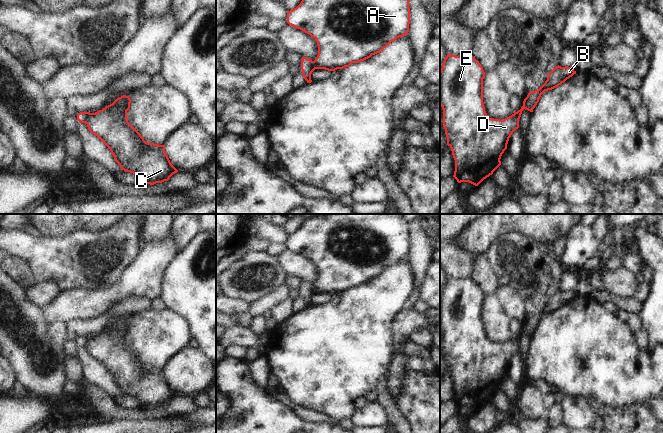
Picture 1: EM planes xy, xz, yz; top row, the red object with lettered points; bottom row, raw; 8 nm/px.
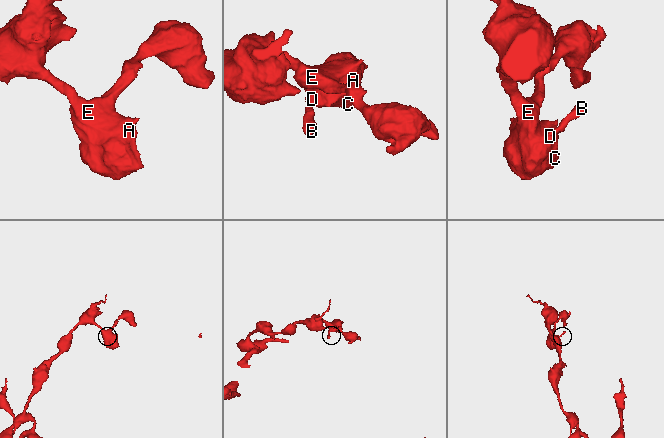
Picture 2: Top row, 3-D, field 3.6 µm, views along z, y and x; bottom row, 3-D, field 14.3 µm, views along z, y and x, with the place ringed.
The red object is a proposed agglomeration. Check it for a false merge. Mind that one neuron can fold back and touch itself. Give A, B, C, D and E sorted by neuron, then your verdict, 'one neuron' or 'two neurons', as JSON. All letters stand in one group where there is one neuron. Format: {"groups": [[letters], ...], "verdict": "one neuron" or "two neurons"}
{"groups": [["A", "C", "D", "E"], ["B"]], "verdict": "two neurons"}

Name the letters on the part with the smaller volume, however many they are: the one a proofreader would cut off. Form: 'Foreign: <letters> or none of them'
Foreign: B

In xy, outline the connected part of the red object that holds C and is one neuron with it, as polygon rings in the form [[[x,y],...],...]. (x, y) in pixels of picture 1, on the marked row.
[[[123,95],[102,110],[90,113],[87,127],[111,151],[121,170],[135,174],[139,183],[168,181],[178,170],[165,153],[165,145],[148,143],[128,122],[131,99]]]

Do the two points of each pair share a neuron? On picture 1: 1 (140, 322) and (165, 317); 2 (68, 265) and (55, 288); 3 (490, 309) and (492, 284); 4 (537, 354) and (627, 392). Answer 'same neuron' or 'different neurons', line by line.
1: same neuron
2: different neurons
3: different neurons
4: same neuron

